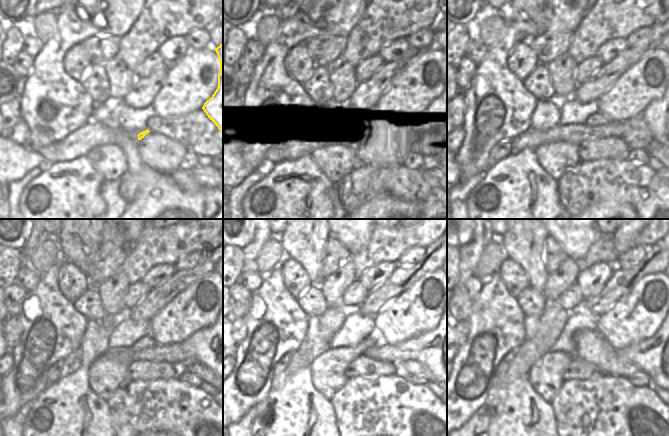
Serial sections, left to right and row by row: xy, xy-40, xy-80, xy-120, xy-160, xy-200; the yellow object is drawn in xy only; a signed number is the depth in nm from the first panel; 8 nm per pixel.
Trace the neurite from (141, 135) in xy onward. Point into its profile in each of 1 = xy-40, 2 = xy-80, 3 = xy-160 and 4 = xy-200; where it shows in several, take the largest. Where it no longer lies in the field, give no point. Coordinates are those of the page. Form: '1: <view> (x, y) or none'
1: xy-40 (371, 132)
2: xy-80 (614, 129)
3: xy-160 (426, 348)
4: xy-200 (650, 355)

